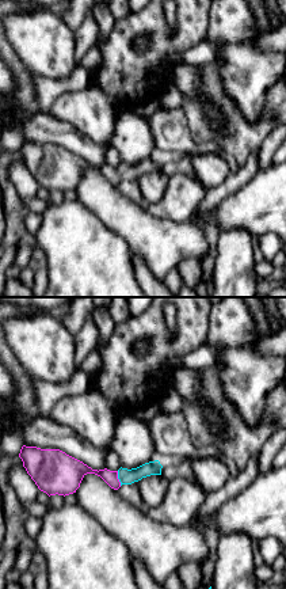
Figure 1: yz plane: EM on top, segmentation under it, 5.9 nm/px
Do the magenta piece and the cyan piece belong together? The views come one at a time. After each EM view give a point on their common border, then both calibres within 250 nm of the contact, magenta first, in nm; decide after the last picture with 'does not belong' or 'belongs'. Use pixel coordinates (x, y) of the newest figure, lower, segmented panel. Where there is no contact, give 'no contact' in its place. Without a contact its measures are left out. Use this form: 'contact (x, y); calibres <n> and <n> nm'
contact (117, 478); calibres 120 and 100 nm

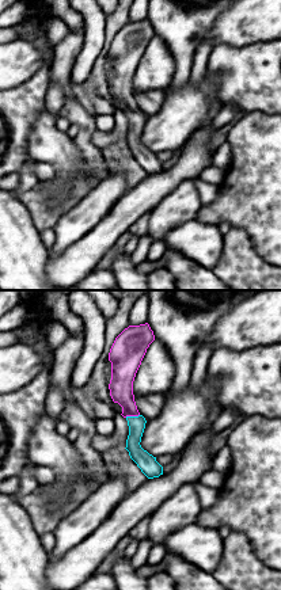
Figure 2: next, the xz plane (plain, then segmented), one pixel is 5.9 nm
contact (132, 415); calibres 140 and 100 nm

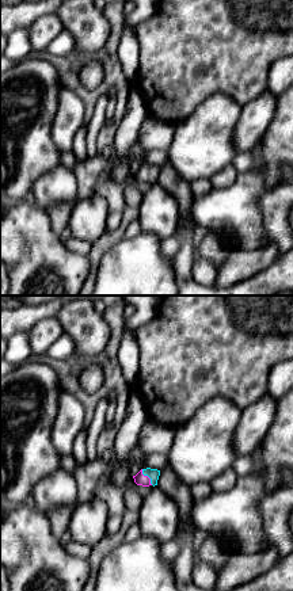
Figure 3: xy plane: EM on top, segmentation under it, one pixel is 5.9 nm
contact (147, 476); calibres 70 and 70 nm

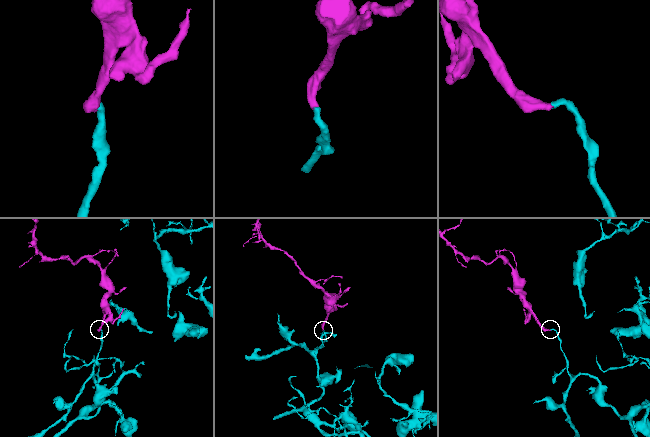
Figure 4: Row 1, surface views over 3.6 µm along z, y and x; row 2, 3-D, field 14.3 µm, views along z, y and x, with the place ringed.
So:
belongs

